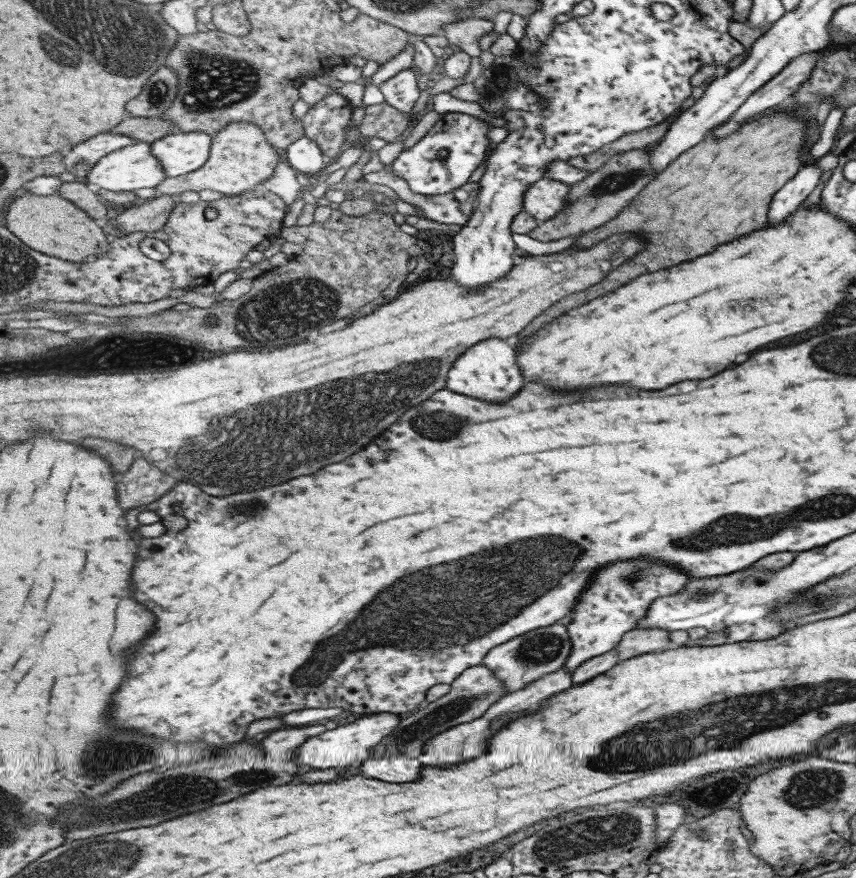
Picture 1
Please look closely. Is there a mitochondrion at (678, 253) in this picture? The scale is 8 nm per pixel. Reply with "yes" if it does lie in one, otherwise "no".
no

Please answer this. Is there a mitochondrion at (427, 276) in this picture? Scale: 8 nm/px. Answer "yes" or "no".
no

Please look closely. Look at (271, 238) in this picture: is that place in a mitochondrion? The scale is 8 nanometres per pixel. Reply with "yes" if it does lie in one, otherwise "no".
no

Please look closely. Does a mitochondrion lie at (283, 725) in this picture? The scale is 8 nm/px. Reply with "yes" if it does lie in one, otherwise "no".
no

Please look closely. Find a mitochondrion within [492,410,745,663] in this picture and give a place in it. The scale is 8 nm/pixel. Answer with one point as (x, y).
(633, 576)

